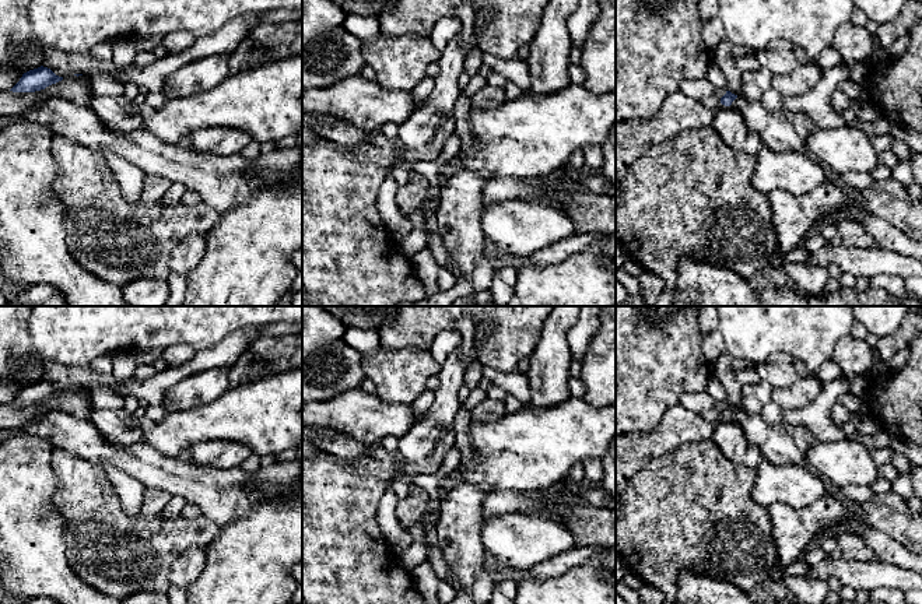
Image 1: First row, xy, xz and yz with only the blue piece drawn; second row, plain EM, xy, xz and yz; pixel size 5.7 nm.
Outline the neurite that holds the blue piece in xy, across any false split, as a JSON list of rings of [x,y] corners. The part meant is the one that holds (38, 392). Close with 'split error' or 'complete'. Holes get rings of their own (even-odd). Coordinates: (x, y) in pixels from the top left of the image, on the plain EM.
[[[38,380],[22,387],[20,394],[10,403],[13,405],[35,405],[62,394],[63,390],[56,389],[48,380]]]; complete

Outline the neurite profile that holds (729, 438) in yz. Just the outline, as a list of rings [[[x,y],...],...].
[[[732,419],[714,424],[714,435],[711,439],[729,460],[735,463],[744,460],[749,442],[742,426]]]

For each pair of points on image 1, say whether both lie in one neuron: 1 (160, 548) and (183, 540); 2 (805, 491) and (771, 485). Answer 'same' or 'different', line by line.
1: same
2: same

